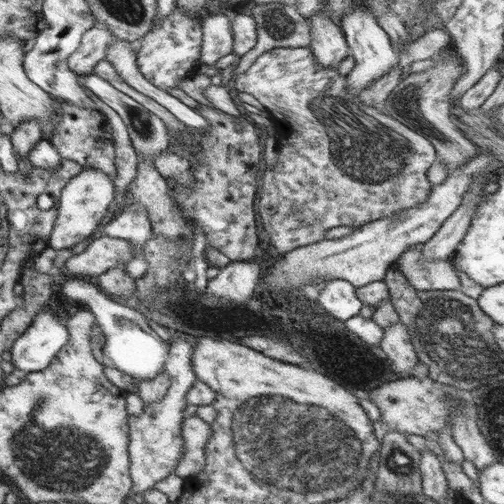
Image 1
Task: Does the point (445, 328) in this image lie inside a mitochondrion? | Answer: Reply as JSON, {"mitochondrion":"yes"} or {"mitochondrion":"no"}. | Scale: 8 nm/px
{"mitochondrion":"yes"}

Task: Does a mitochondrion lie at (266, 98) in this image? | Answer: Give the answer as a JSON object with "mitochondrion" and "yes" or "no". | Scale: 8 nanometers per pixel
{"mitochondrion":"no"}

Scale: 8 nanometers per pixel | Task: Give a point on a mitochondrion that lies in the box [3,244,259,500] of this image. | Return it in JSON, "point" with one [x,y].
{"point":[60,458]}

